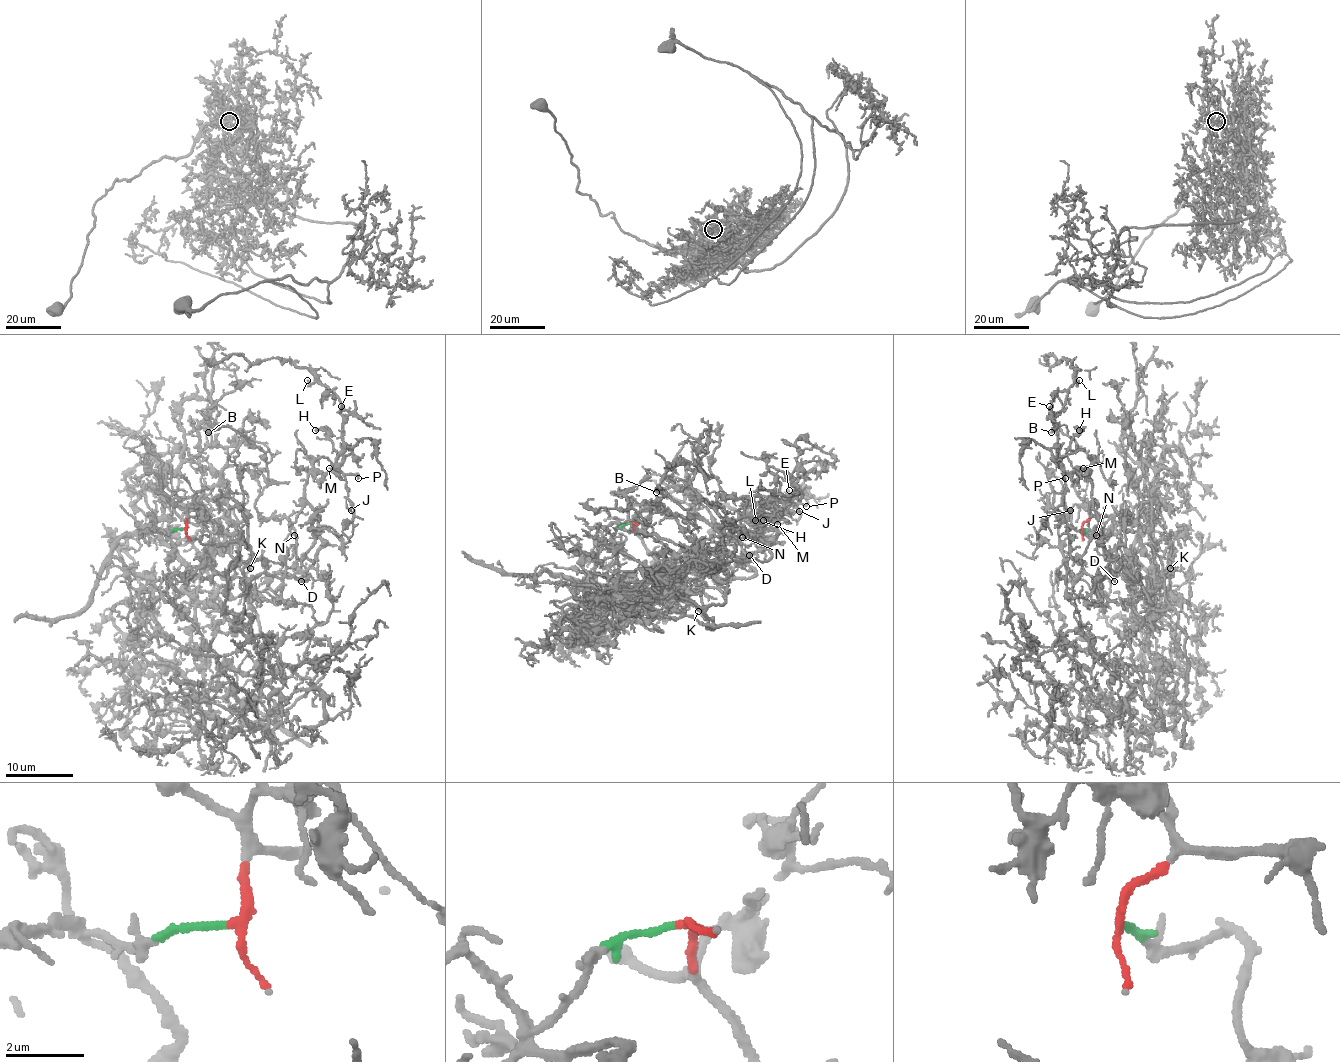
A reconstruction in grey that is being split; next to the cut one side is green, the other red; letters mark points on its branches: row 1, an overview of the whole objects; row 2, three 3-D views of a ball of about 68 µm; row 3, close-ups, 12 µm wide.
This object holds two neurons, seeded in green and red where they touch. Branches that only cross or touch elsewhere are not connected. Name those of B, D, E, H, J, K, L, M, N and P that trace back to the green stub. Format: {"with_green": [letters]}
{"with_green": []}

